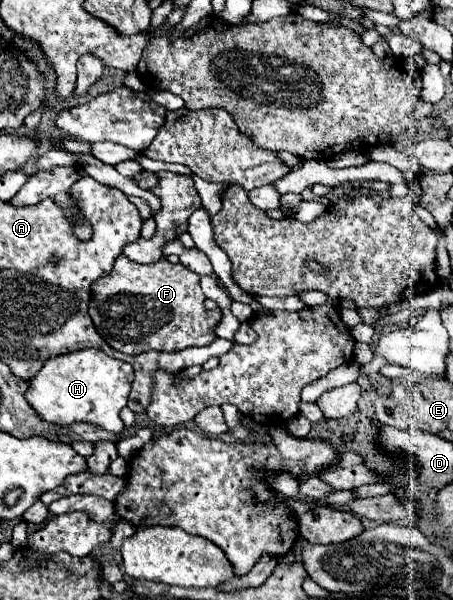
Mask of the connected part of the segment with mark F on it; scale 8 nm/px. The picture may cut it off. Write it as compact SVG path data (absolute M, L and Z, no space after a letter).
M120 255L112 271L92 285L90 317L102 339L120 353L138 355L148 349L182 351L216 339L214 327L220 321L220 309L206 311L204 299L200 277L182 263L172 265L162 257L152 265L140 265Z

